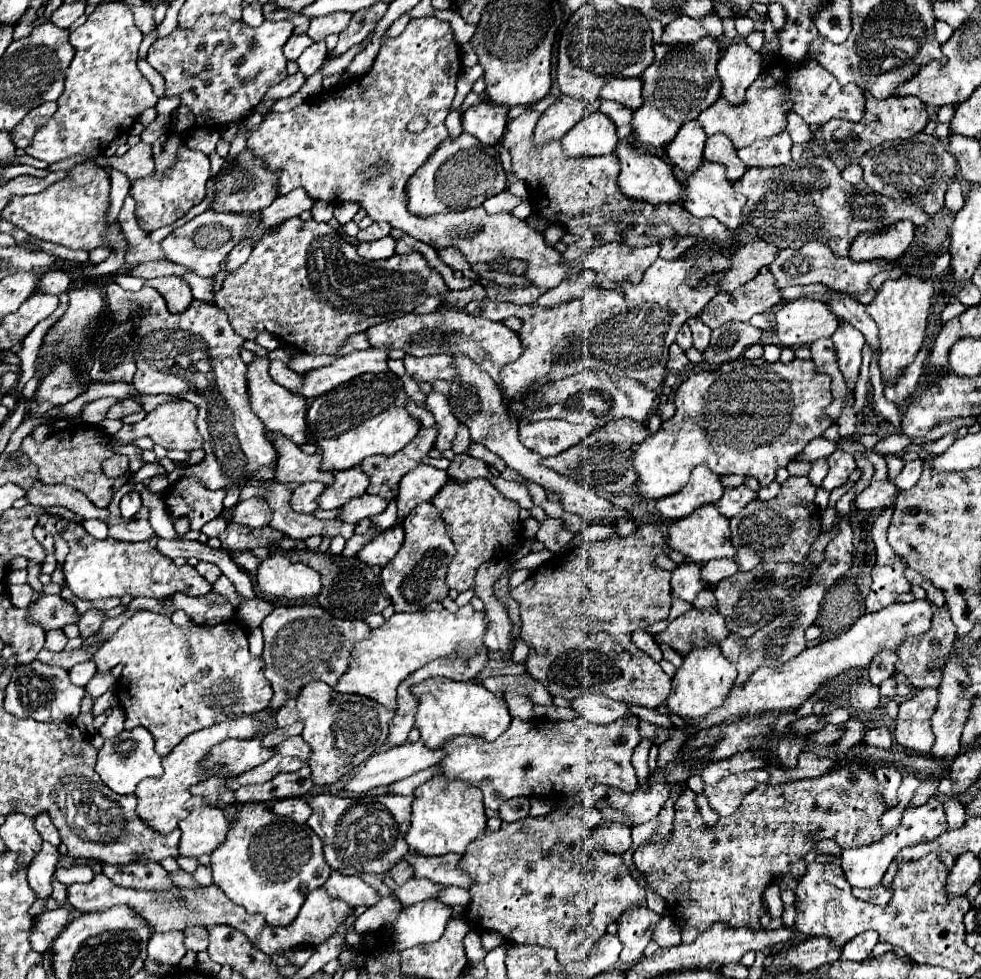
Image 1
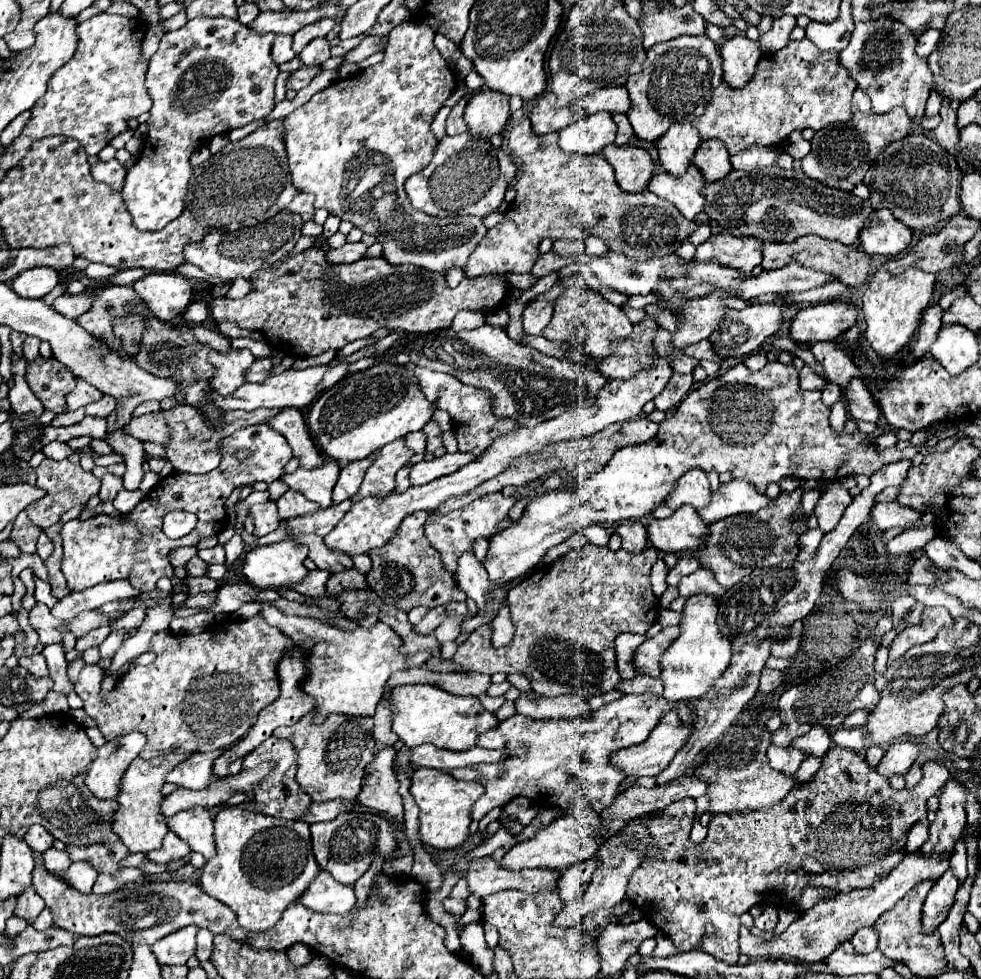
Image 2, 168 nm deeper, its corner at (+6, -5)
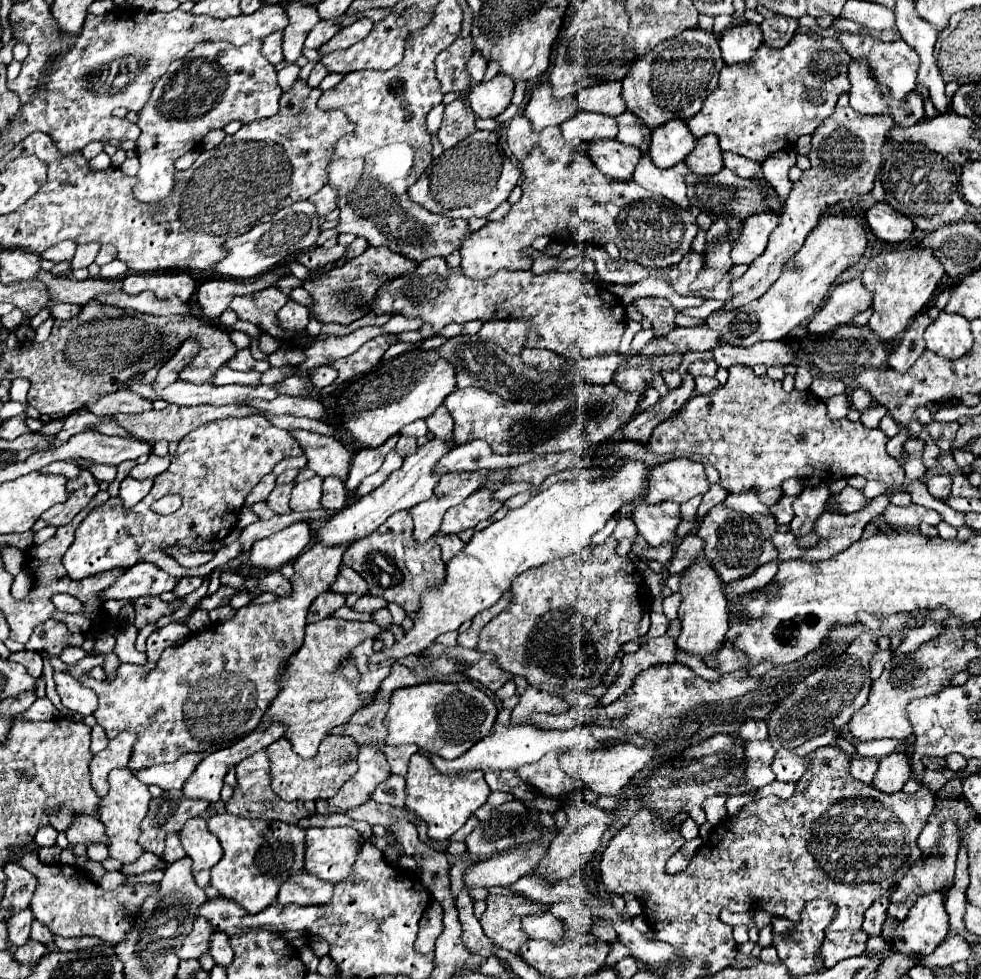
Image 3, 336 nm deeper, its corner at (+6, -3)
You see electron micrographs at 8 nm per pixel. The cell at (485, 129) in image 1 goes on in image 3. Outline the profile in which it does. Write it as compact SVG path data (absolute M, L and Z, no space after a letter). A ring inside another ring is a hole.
M496 75L488 83L478 83L476 87L470 89L468 101L476 117L488 119L488 117L498 117L512 99L514 93L514 83L506 75Z

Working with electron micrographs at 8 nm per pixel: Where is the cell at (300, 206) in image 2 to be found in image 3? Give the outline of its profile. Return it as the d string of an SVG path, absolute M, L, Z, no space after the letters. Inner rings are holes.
M324 185L318 193L310 197L310 201L316 205L318 217L326 217L336 207L336 189L332 189L330 185Z

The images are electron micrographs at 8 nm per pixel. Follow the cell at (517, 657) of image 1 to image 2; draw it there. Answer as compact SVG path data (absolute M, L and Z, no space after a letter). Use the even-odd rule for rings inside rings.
M508 675L508 681L520 689L520 697L514 701L516 711L520 715L532 719L574 719L582 713L588 713L590 707L586 699L578 699L578 695L560 695L560 697L528 697L530 681L522 675Z

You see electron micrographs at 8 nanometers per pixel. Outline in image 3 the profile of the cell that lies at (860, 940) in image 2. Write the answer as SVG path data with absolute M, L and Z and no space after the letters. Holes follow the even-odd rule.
M880 897L866 911L866 917L864 917L864 923L862 923L862 929L864 929L866 935L880 935L882 923L884 923L884 913L886 913L888 905L890 905L890 899L888 897Z

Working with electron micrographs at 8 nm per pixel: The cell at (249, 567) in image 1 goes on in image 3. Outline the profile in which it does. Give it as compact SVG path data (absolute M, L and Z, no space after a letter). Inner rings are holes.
M184 547L184 549L172 549L168 555L174 557L182 567L196 569L196 567L202 567L208 561L212 561L214 555L216 555L216 551L192 551L192 549Z

